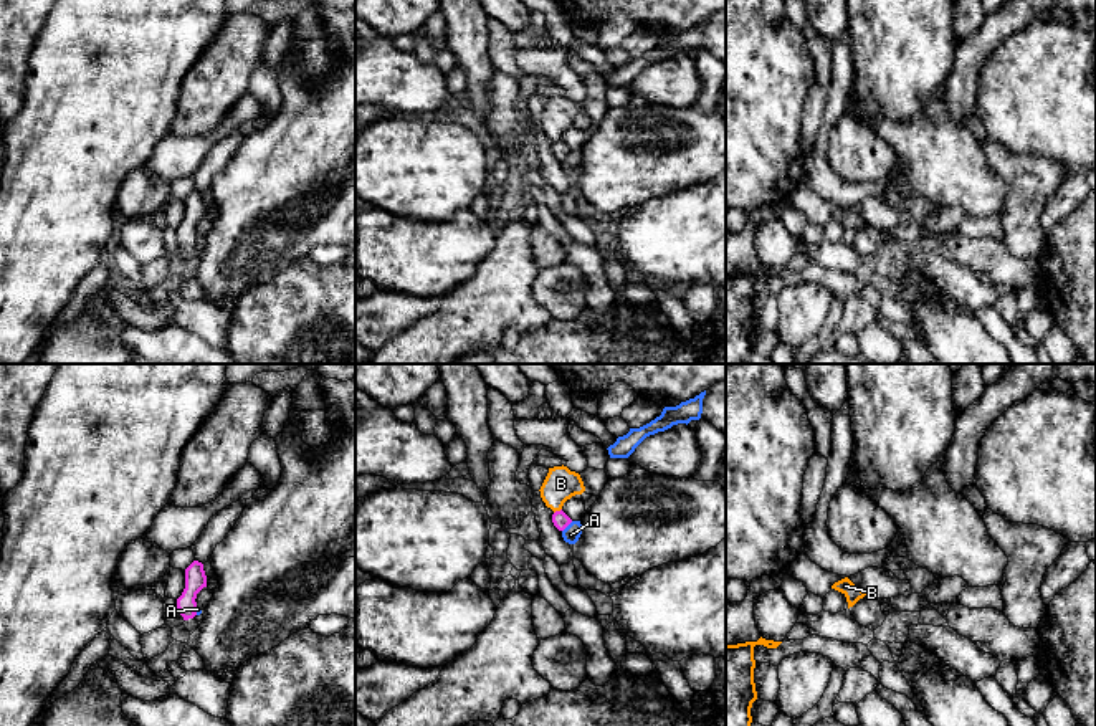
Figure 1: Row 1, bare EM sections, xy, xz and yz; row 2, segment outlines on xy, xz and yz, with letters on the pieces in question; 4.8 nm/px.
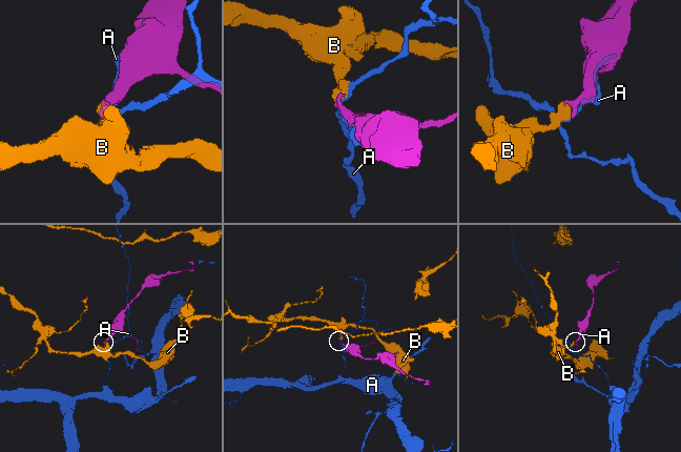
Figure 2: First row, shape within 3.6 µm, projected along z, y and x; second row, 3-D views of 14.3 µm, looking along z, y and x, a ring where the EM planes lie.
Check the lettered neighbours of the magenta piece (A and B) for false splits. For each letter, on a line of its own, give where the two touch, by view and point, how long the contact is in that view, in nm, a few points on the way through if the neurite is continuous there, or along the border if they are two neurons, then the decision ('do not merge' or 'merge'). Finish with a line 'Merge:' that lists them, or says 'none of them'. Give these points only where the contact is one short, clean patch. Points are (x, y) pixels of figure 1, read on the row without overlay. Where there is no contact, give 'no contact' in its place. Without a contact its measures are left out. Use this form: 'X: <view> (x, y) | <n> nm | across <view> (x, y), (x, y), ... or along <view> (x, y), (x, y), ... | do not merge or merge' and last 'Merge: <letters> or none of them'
A: xz (567, 154) | 80 nm | do not merge
B: xz (557, 141) | 50 nm | along xz (561, 138), (554, 143) | do not merge
Merge: none of them

